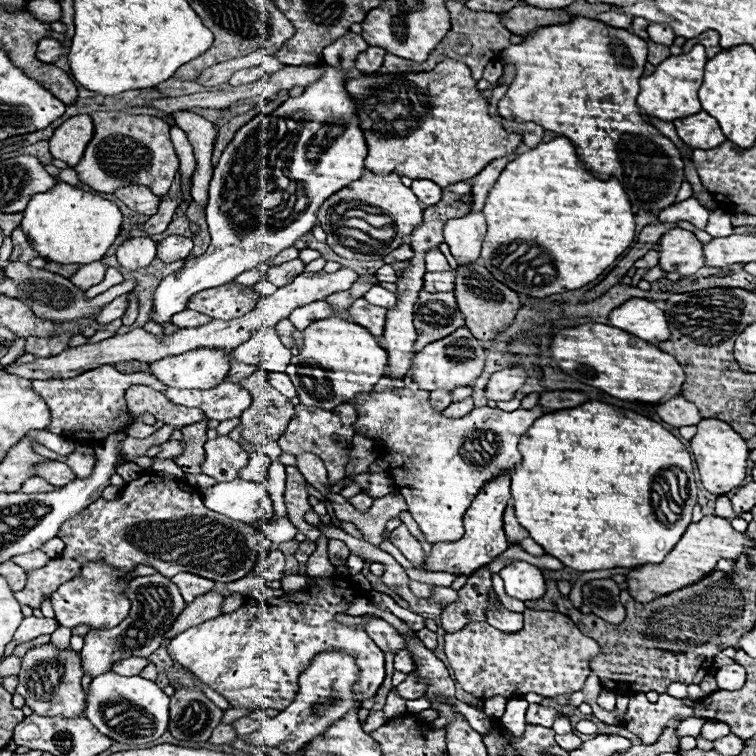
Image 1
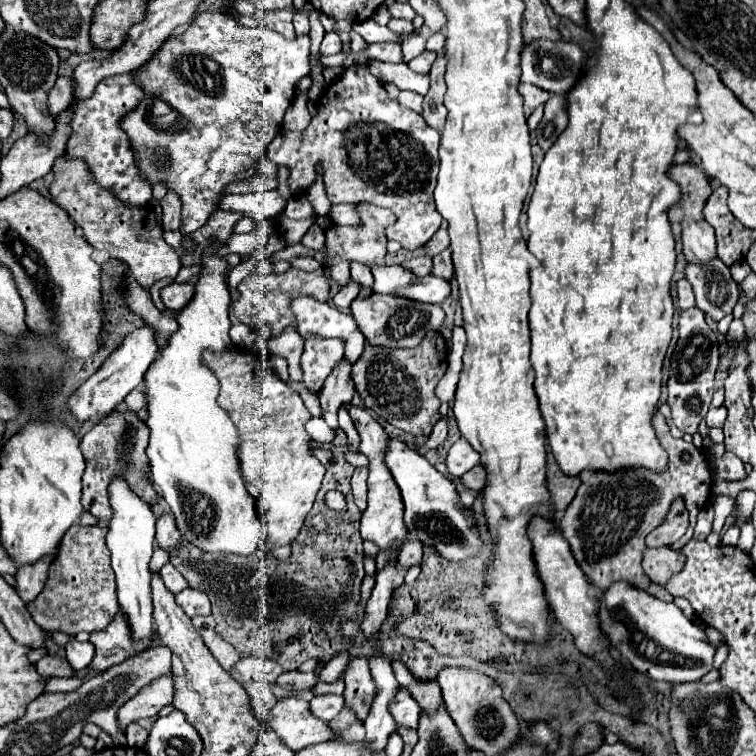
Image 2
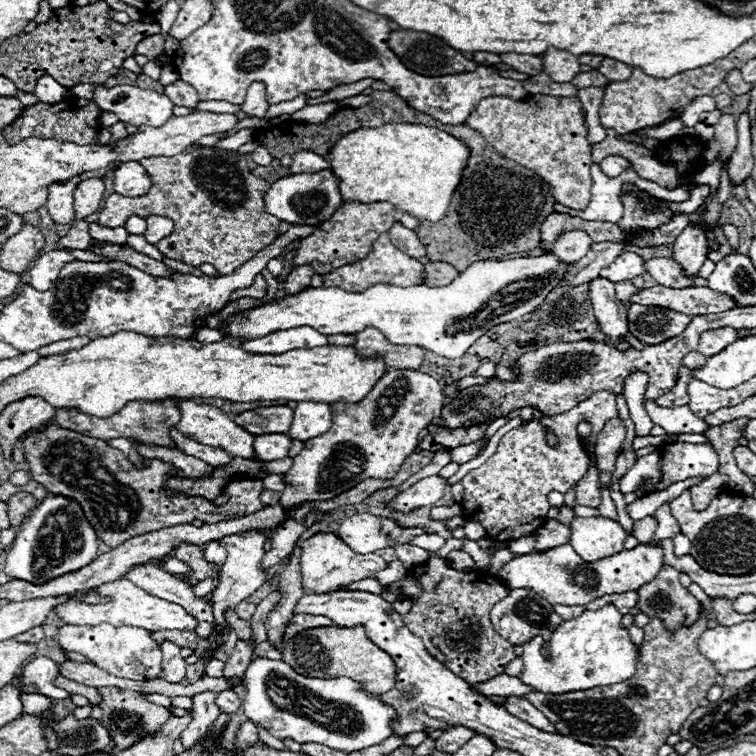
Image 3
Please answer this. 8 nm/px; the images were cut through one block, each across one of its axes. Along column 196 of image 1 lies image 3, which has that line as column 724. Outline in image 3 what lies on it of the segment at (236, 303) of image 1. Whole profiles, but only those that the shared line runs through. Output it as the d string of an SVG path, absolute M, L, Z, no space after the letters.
M654 286L640 290L638 294L632 294L630 302L642 306L664 306L688 316L714 314L738 308L736 300L732 300L728 294L720 294L708 286L690 286L690 288Z

